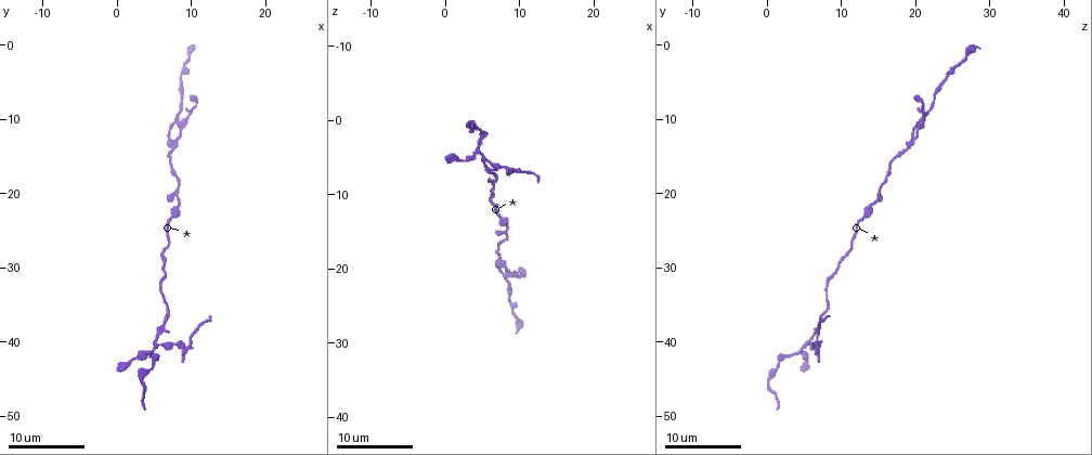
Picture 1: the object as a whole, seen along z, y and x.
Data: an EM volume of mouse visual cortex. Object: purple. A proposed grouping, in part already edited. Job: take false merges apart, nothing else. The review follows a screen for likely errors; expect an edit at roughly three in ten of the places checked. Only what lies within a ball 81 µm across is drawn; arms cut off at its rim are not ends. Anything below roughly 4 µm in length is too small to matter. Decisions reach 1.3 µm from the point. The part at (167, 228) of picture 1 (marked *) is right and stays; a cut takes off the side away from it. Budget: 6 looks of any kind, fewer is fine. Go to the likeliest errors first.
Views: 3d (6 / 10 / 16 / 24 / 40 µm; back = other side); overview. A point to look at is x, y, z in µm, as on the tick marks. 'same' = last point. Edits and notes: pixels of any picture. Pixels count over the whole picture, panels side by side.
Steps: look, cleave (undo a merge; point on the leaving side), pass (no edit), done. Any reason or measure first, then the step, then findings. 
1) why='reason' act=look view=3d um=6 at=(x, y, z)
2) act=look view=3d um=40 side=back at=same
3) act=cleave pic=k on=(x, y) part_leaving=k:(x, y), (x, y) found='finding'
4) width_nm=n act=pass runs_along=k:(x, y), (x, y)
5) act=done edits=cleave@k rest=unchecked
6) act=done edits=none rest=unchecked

why='two arms at a narrow angle' act=look view=3d um=6 at=(8.5, 10.5, 21.0)

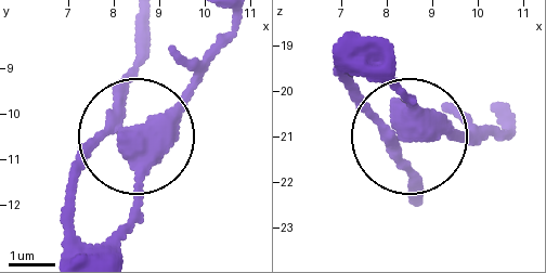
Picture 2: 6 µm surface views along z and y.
act=look view=3d um=6 side=back at=same

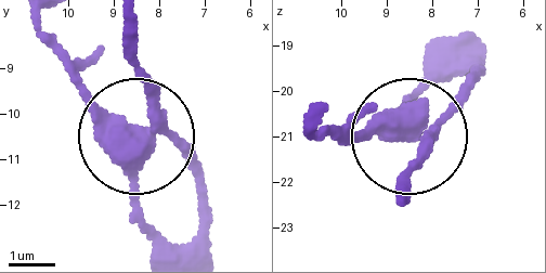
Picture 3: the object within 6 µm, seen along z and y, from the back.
side_arm_um=5 arms=5 act=pass found='continuous, no second neuron'

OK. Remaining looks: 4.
why='three arms meet' act=look view=3d um=10 at=(6.0, 40.5, 5.5)

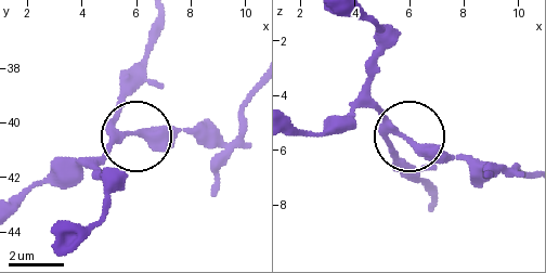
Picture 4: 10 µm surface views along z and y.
why='from behind' act=look view=3d um=10 side=back at=(5.6, 40.5, 5.4)

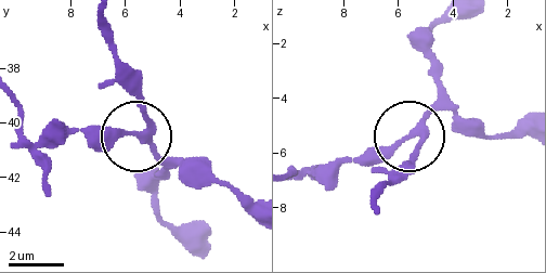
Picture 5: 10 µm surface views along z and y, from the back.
act=pass runs_along=5:(106, 23), (122, 79), (143, 106), (143, 128), (57, 134) found='one neuron here'

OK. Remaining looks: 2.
why='two arms in line, one across' act=look view=3d um=16 at=(10.0, 40.5, 6.5)

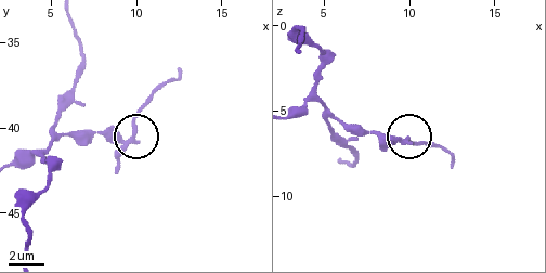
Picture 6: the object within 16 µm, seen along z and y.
arms=3 act=cleave pic=6 on=(117, 165) part_leaving=6:(129, 138), (138, 108), (178, 69) found='two neurons meet here'

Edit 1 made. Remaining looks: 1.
act=done edits=cleave@6 rest=unchecked

